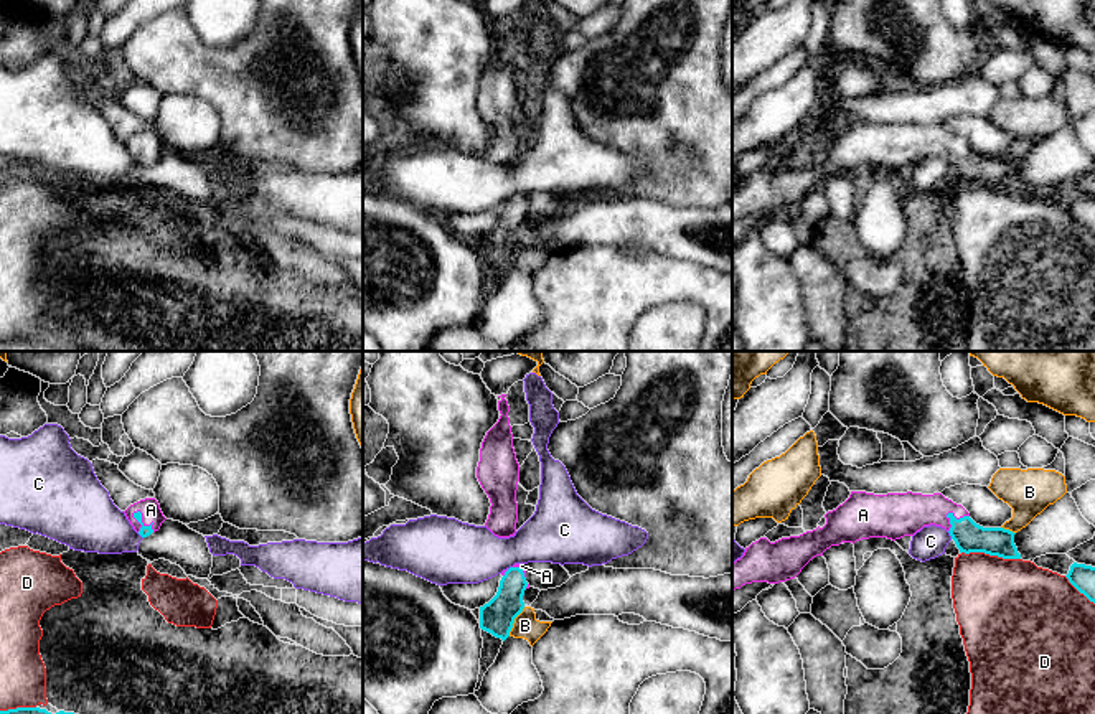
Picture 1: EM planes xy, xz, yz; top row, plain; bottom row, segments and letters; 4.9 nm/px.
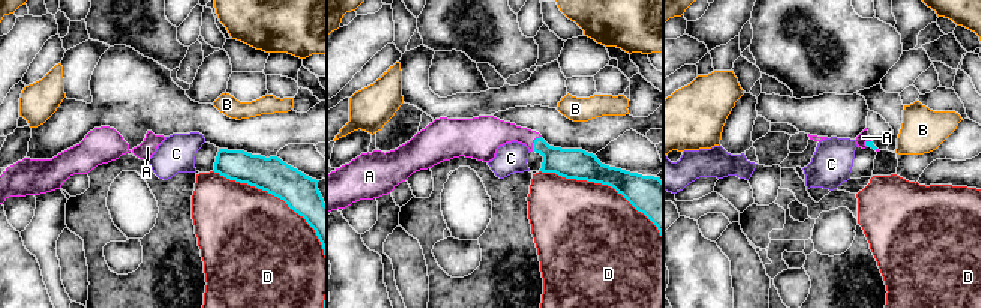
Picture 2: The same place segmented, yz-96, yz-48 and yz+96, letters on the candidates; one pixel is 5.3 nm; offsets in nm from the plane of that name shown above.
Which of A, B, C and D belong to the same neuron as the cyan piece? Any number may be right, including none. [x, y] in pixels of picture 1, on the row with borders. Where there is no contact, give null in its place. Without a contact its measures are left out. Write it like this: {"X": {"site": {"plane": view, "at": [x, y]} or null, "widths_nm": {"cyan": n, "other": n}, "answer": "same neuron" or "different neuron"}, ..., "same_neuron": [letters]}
{"A": {"site": {"plane": "xy", "at": [140, 521]}, "widths_nm": {"cyan": 50, "other": 100}, "answer": "same neuron"}, "B": {"site": {"plane": "xz", "at": [513, 622]}, "widths_nm": {"cyan": 170, "other": 120}, "answer": "different neuron"}, "C": {"site": {"plane": "yz", "at": [950, 535]}, "widths_nm": {"cyan": 150, "other": 160}, "answer": "different neuron"}, "D": {"site": {"plane": "yz", "at": [991, 554]}, "widths_nm": {"cyan": 150, "other": 440}, "answer": "different neuron"}, "same_neuron": ["A"]}

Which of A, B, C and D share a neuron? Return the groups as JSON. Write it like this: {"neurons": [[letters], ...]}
{"neurons": [["A"], ["B"], ["C"], ["D"]]}

